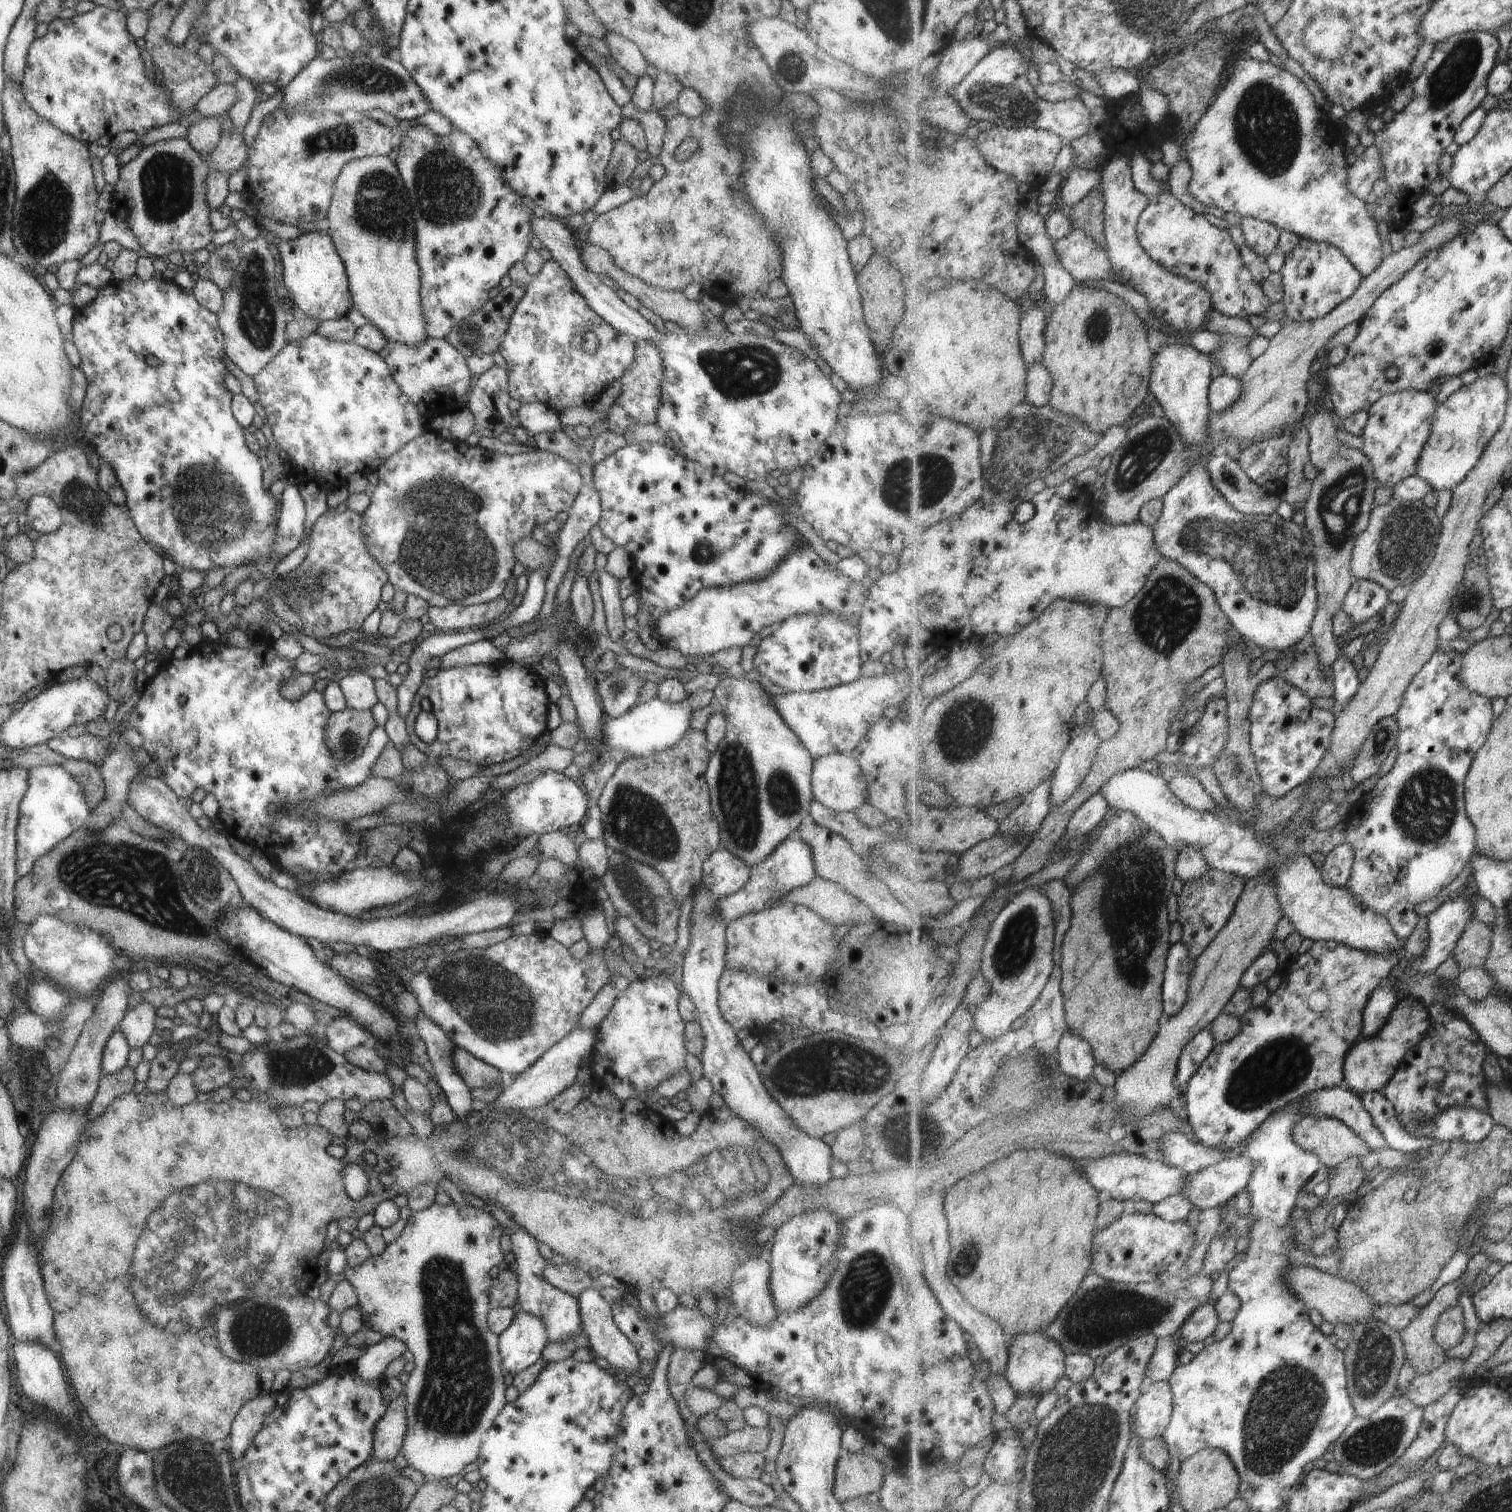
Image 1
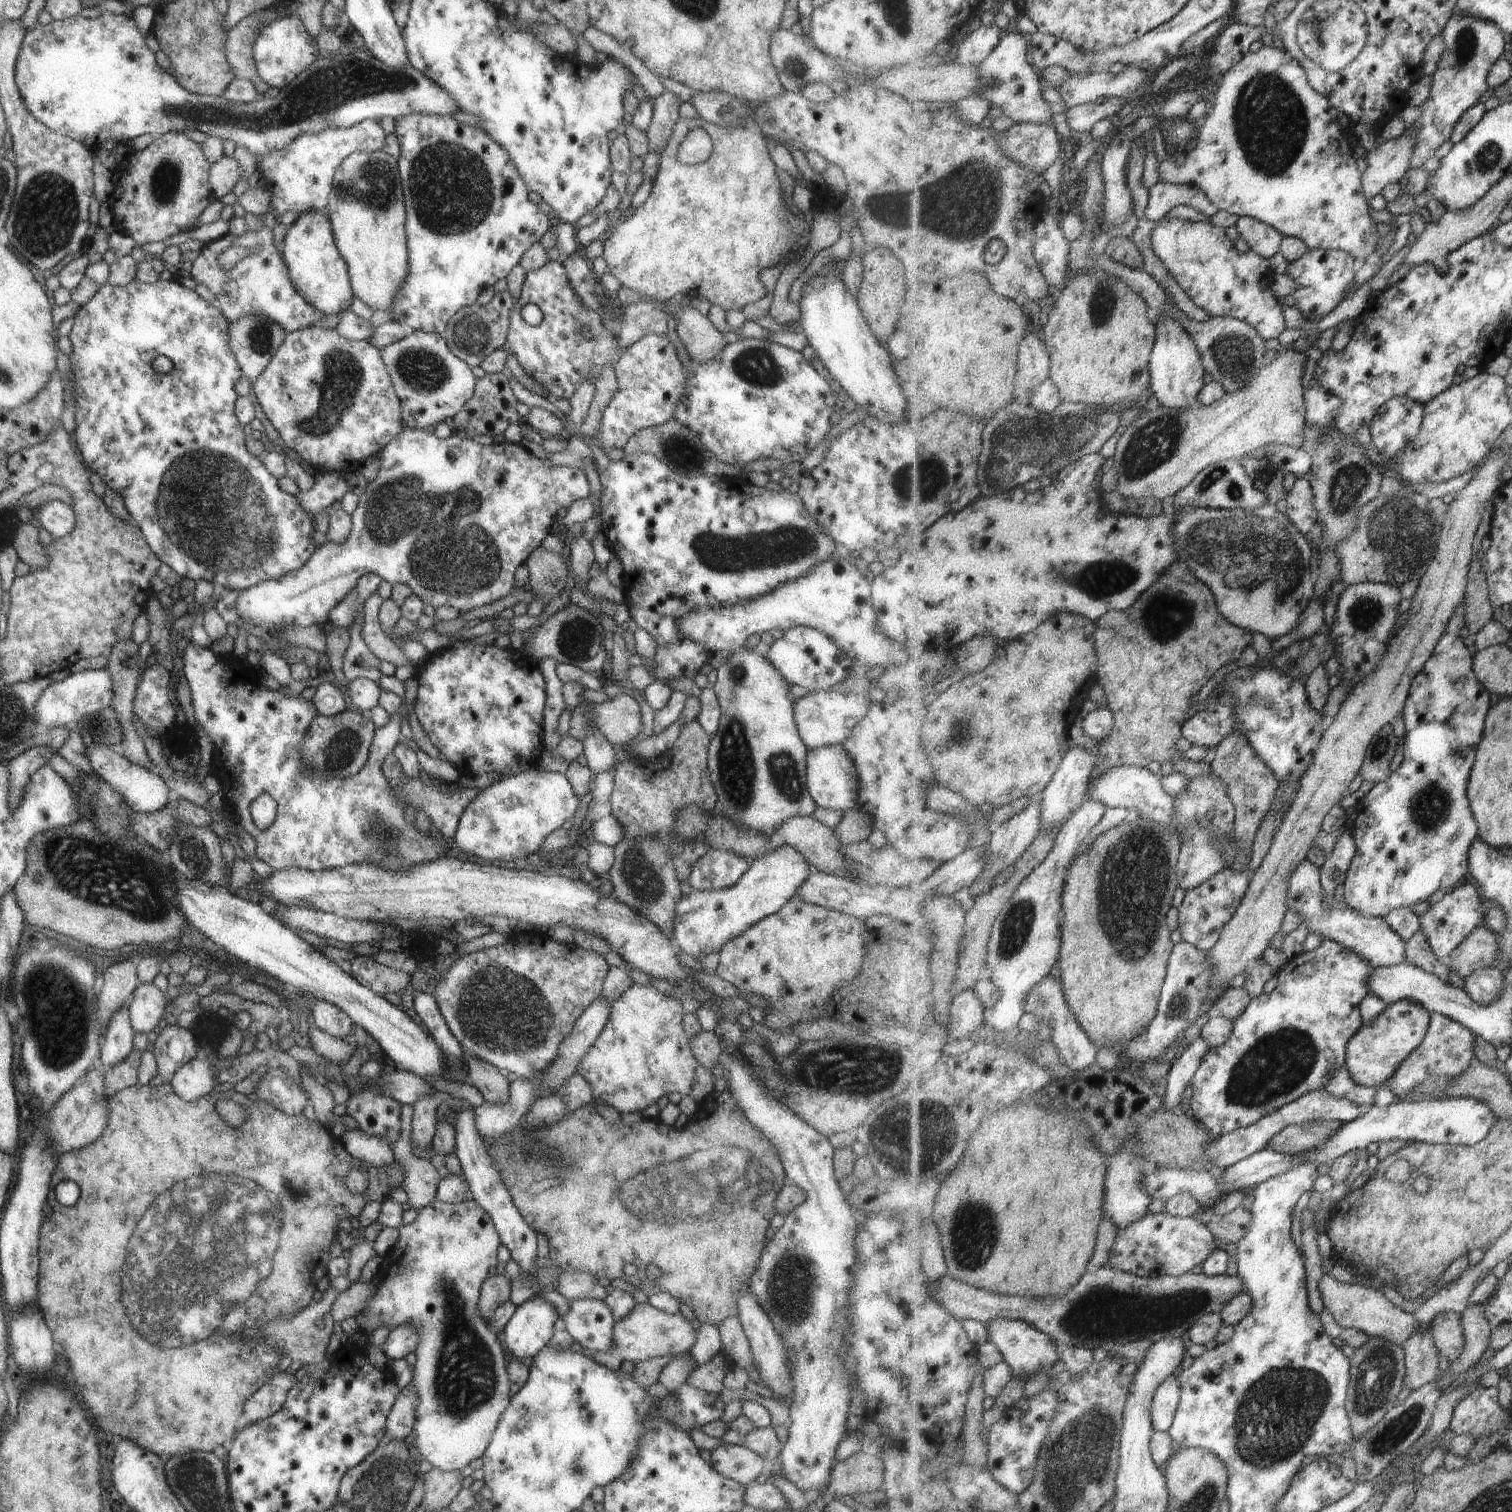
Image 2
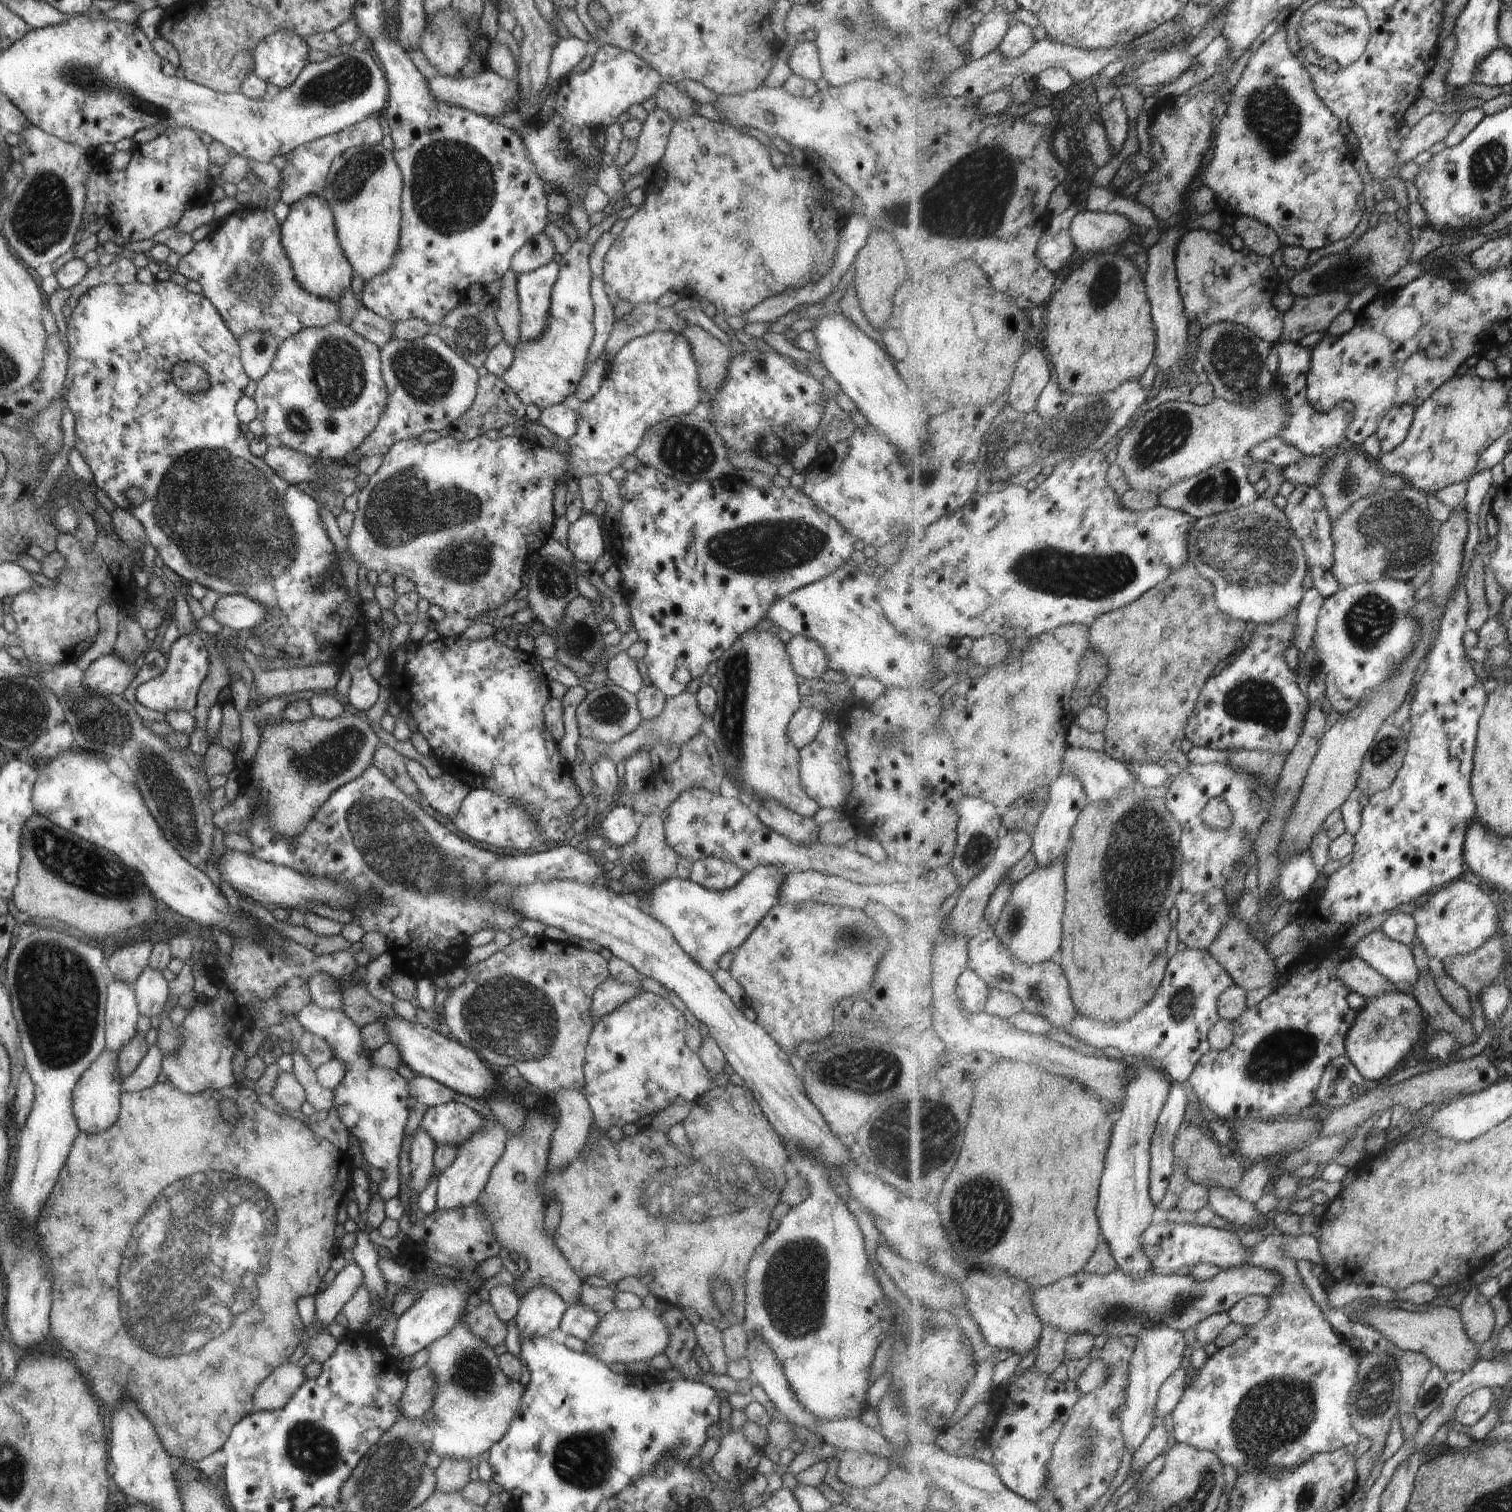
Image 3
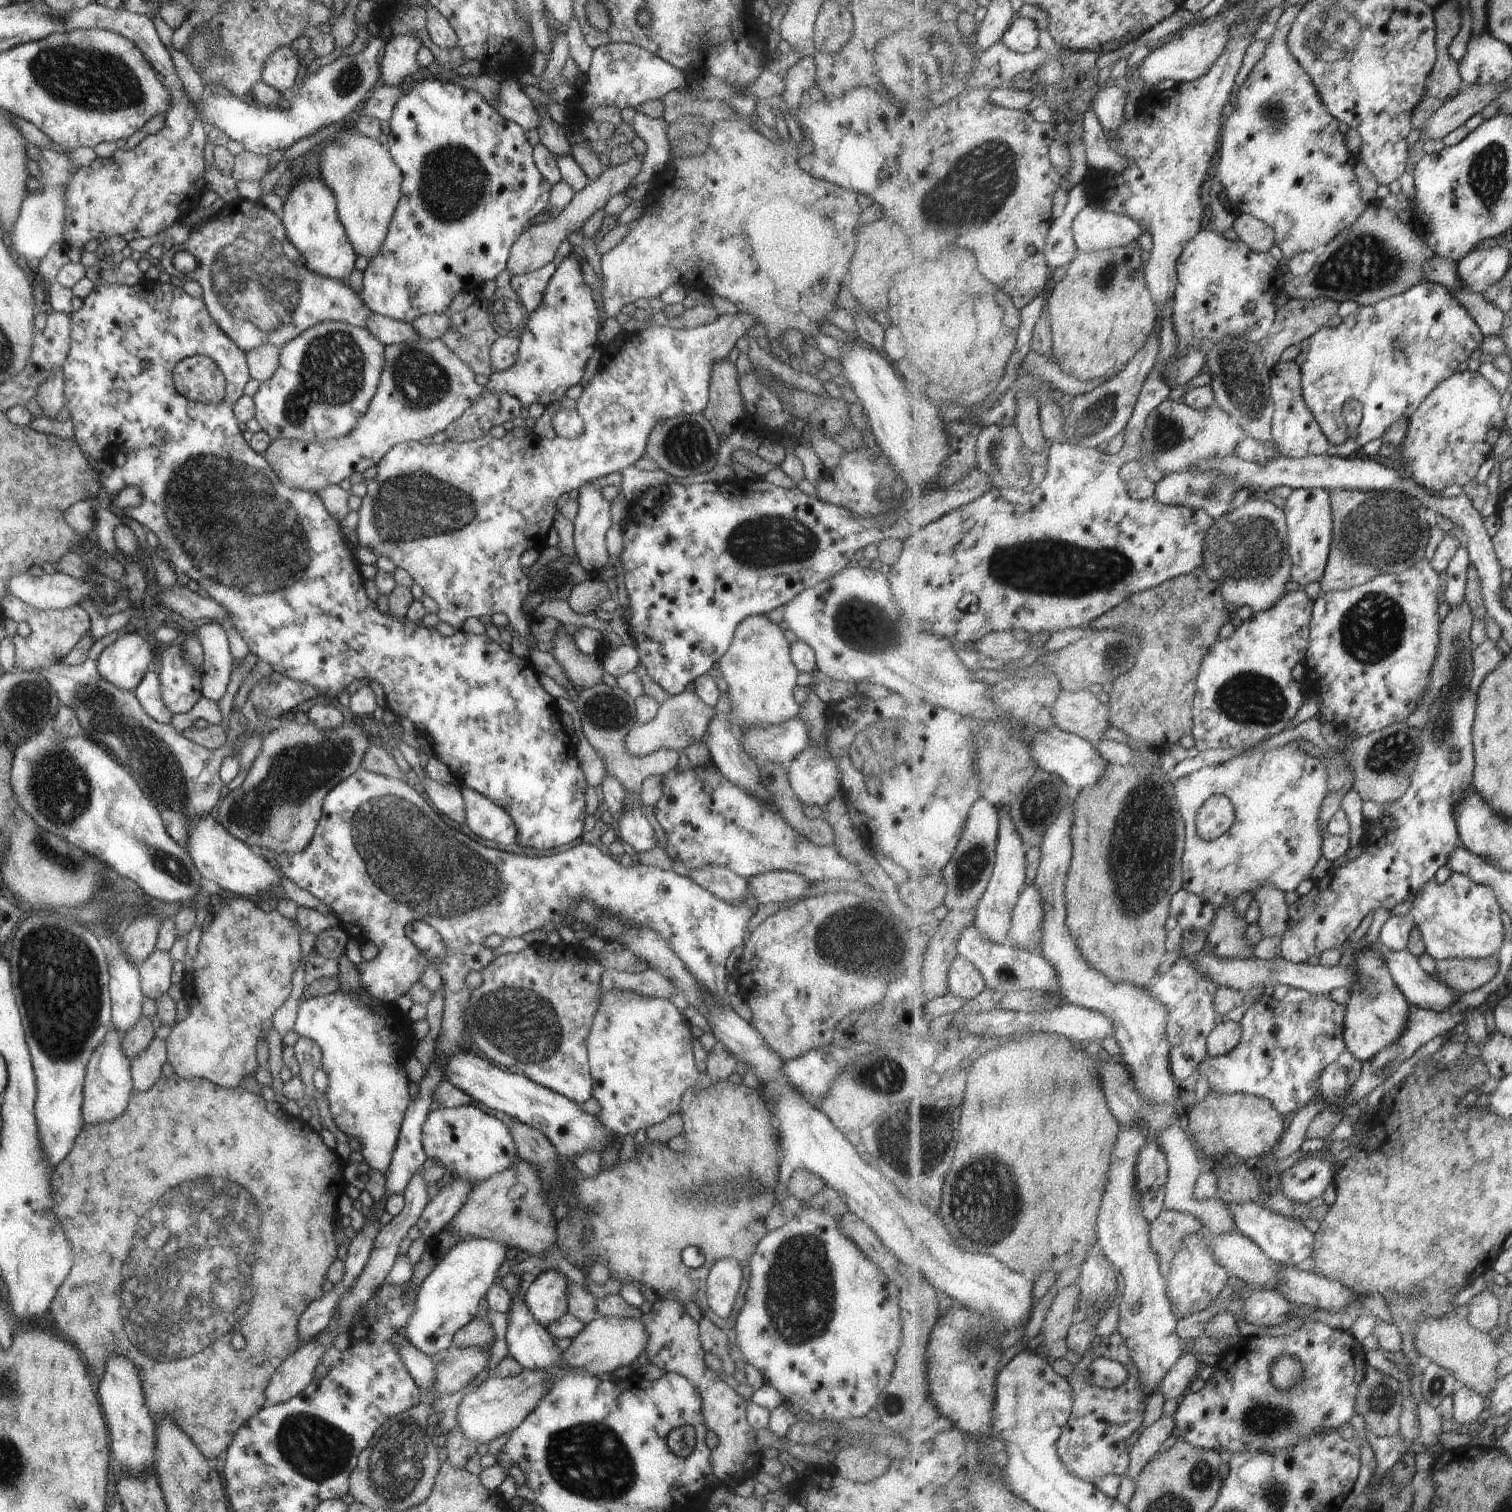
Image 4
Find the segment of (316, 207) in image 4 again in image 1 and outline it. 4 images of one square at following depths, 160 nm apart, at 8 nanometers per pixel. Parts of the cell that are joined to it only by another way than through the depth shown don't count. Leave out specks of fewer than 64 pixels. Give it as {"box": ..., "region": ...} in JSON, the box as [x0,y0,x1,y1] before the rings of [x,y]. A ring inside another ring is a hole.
{"box":[263,231,351,321],"region":[[[305,231],[290,240],[275,240],[275,236],[263,232],[264,237],[274,240],[283,266],[283,284],[288,290],[295,311],[318,321],[345,316],[351,310],[348,280],[329,235],[326,231]]]}

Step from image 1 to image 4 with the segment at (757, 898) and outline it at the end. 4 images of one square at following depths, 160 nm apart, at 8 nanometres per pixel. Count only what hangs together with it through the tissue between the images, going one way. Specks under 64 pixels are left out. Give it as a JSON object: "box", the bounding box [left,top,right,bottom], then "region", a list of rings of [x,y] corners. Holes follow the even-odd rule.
{"box":[270,767,757,1056],"region":[[[361,767],[331,788],[325,796],[322,815],[309,844],[295,854],[275,852],[270,865],[283,871],[286,878],[298,888],[317,898],[321,908],[337,918],[340,929],[357,936],[359,942],[369,940],[377,946],[378,956],[356,968],[362,991],[384,1004],[391,1005],[394,1000],[404,996],[429,966],[415,944],[405,937],[404,927],[414,921],[423,921],[428,922],[428,926],[439,934],[445,948],[445,956],[435,964],[441,976],[445,998],[442,1022],[434,1044],[434,1050],[437,1050],[435,1054],[439,1056],[449,1056],[467,1049],[468,1033],[464,1015],[470,990],[464,980],[469,972],[480,972],[494,960],[492,950],[481,944],[490,934],[521,937],[524,933],[539,929],[545,922],[555,922],[559,927],[563,925],[563,920],[559,918],[565,914],[565,910],[579,898],[587,898],[593,902],[593,906],[609,910],[621,922],[633,922],[635,926],[655,930],[681,959],[701,990],[721,1003],[725,1002],[728,995],[725,991],[725,959],[735,946],[744,942],[747,921],[757,906],[753,898],[743,898],[737,904],[716,898],[689,876],[678,875],[671,868],[660,869],[643,864],[625,868],[593,844],[577,844],[569,850],[533,858],[485,848],[459,830],[449,828],[427,804],[423,795],[415,792],[405,781],[374,774]]]}

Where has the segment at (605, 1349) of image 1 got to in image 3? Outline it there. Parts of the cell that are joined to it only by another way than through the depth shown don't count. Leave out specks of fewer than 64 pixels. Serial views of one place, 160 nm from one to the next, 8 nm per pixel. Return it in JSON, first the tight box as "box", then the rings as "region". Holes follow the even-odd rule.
{"box":[558,1303,601,1341],"region":[[[582,1303],[571,1304],[563,1312],[558,1328],[565,1335],[585,1341],[595,1332],[600,1317],[601,1314]]]}

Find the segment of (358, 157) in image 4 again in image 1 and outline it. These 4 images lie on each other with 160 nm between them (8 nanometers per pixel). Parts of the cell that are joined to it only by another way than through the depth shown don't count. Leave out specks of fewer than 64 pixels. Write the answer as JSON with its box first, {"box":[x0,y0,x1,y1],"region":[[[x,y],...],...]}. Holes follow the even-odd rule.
{"box":[326,155,426,345],"region":[[[367,155],[359,157],[358,159],[351,159],[346,162],[339,171],[339,174],[335,177],[334,186],[332,187],[333,194],[330,200],[328,213],[329,225],[326,233],[329,235],[341,262],[344,264],[344,269],[348,280],[348,291],[350,292],[351,308],[356,308],[366,319],[367,323],[378,328],[378,331],[386,338],[387,341],[397,341],[405,345],[418,345],[426,336],[424,316],[422,313],[420,303],[420,270],[415,258],[415,247],[414,247],[414,218],[411,206],[411,196],[406,193],[403,181],[401,180],[400,174],[397,172],[395,163],[391,161],[387,155]]]}

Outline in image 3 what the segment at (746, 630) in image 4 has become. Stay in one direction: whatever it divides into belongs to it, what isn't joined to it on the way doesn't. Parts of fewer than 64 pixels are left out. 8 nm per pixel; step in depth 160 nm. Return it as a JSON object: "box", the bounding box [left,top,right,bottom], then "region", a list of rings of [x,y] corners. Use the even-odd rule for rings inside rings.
{"box":[710,632,818,817],"region":[[[747,632],[747,634],[742,633],[723,654],[716,661],[717,663],[717,680],[719,684],[716,687],[716,710],[713,712],[712,719],[710,720],[717,730],[717,737],[713,740],[713,745],[715,746],[715,750],[719,756],[719,760],[721,760],[721,766],[723,769],[723,782],[730,782],[732,786],[737,790],[738,796],[737,800],[739,800],[744,805],[750,806],[753,810],[763,802],[763,800],[773,800],[773,802],[777,802],[777,804],[781,804],[781,806],[785,806],[785,809],[790,812],[799,814],[799,816],[805,817],[813,817],[813,814],[817,812],[818,807],[807,794],[805,794],[805,790],[803,790],[803,786],[801,786],[801,778],[799,778],[799,749],[795,748],[791,742],[789,742],[789,738],[787,738],[787,724],[789,724],[789,720],[795,715],[795,712],[800,708],[800,696],[798,692],[798,684],[799,679],[795,674],[793,674],[791,670],[791,666],[789,666],[789,658],[787,658],[787,654],[785,654],[785,645],[776,635],[771,634],[771,632]]]}

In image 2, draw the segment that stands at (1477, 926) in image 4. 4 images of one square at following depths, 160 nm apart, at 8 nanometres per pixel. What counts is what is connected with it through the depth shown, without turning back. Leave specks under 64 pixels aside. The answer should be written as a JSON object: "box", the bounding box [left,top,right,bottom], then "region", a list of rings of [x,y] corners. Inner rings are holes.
{"box":[1421,884,1486,966],"region":[[[1464,884],[1442,896],[1441,900],[1421,917],[1421,929],[1428,937],[1435,957],[1449,966],[1453,952],[1459,948],[1465,938],[1469,937],[1469,934],[1473,933],[1473,930],[1477,929],[1477,926],[1483,924],[1483,916],[1486,916],[1485,908],[1479,900],[1477,890],[1471,884]]]}

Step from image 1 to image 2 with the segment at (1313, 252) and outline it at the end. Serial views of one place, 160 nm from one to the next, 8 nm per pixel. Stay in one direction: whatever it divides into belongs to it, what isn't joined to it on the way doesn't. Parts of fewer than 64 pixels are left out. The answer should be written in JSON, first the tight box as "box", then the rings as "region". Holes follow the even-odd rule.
{"box":[1287,248,1356,325],"region":[[[1308,248],[1299,260],[1289,262],[1287,274],[1297,282],[1297,290],[1292,295],[1297,302],[1297,307],[1306,320],[1316,325],[1341,304],[1345,294],[1355,284],[1356,259],[1349,252],[1339,249]]]}

